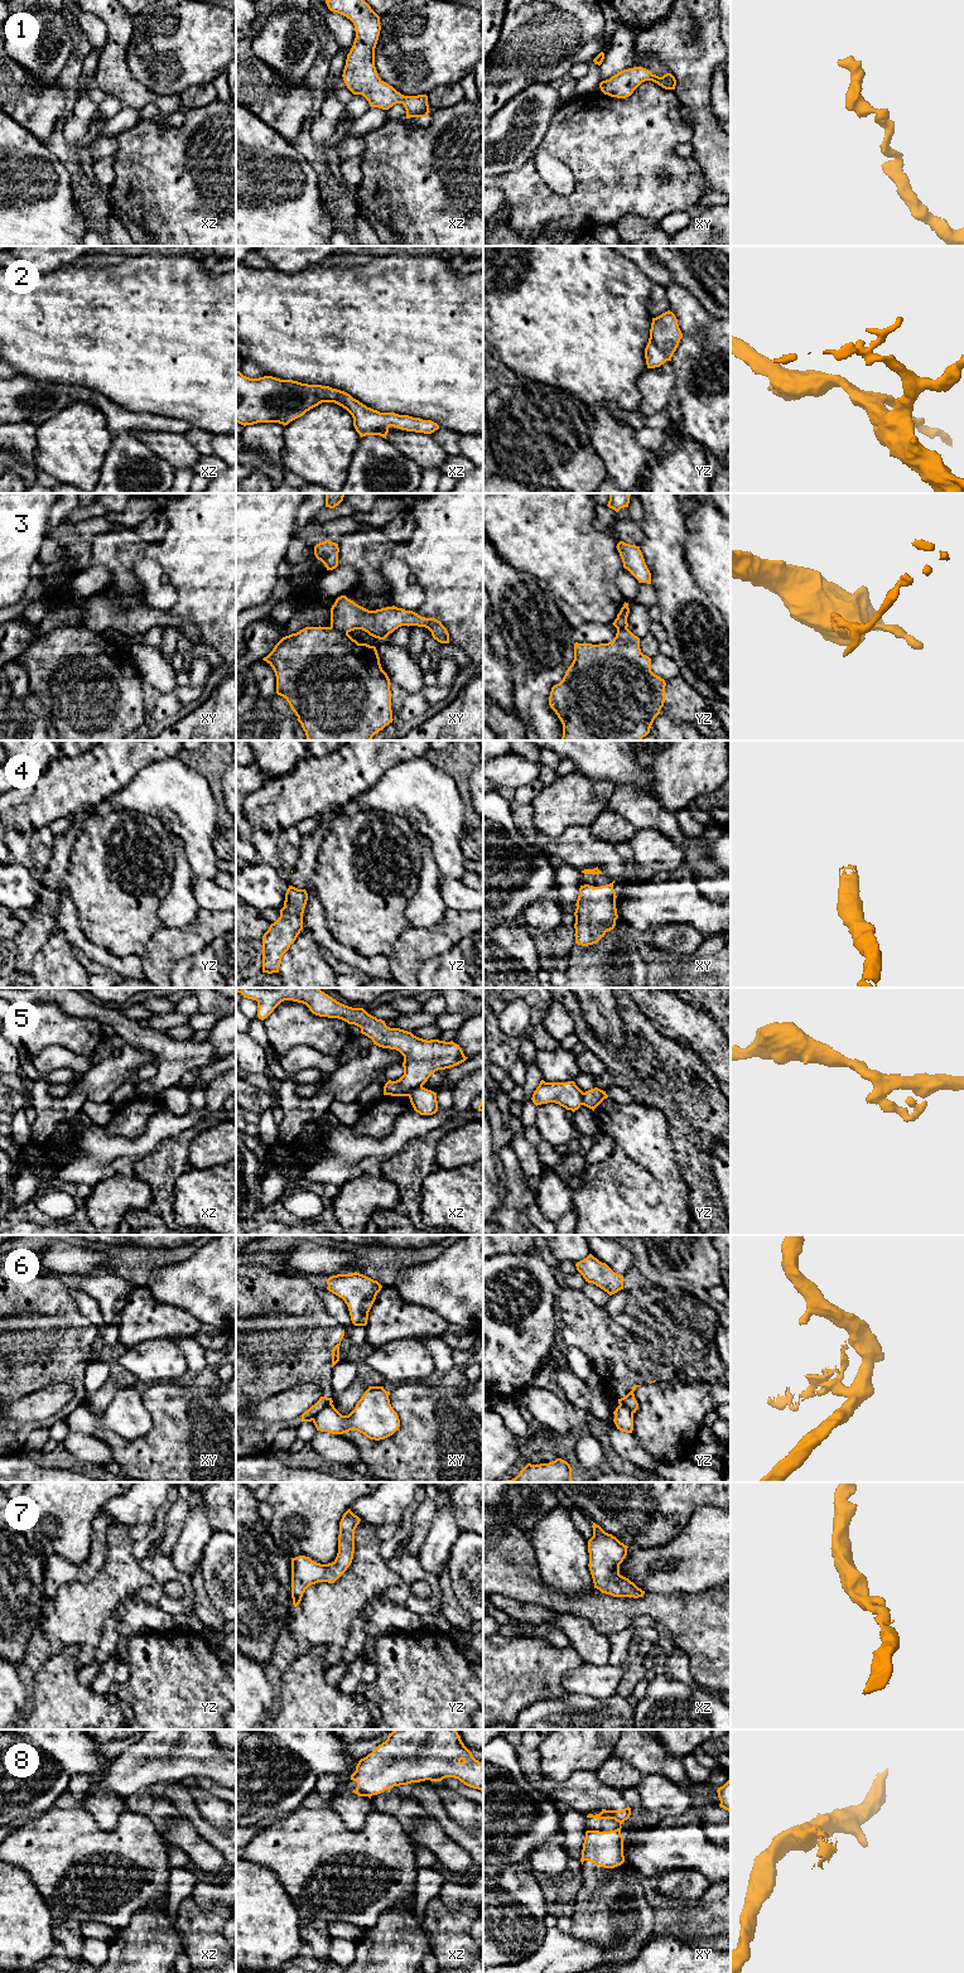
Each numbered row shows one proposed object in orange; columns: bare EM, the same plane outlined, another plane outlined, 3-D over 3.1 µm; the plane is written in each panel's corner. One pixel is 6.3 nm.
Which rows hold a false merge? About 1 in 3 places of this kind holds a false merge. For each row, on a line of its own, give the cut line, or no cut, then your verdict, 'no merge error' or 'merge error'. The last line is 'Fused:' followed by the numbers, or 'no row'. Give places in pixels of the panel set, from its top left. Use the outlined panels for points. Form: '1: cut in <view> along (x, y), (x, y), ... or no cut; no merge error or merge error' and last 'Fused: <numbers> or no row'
1: no cut; no merge error
2: no cut; no merge error
3: cut in xy along (331, 626), (347, 633); merge error
4: no cut; no merge error
5: cut in xz along (422, 1085), (413, 1089), (408, 1095); merge error
6: cut in xy along (331, 1403), (312, 1419); merge error
7: no cut; no merge error
8: cut in xy along (607, 1810), (612, 1818); merge error
Fused: 3, 5, 6, 8

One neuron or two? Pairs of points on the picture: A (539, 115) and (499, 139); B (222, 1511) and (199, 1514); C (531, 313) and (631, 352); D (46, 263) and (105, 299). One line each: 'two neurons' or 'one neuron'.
A: one neuron
B: two neurons
C: one neuron
D: two neurons

